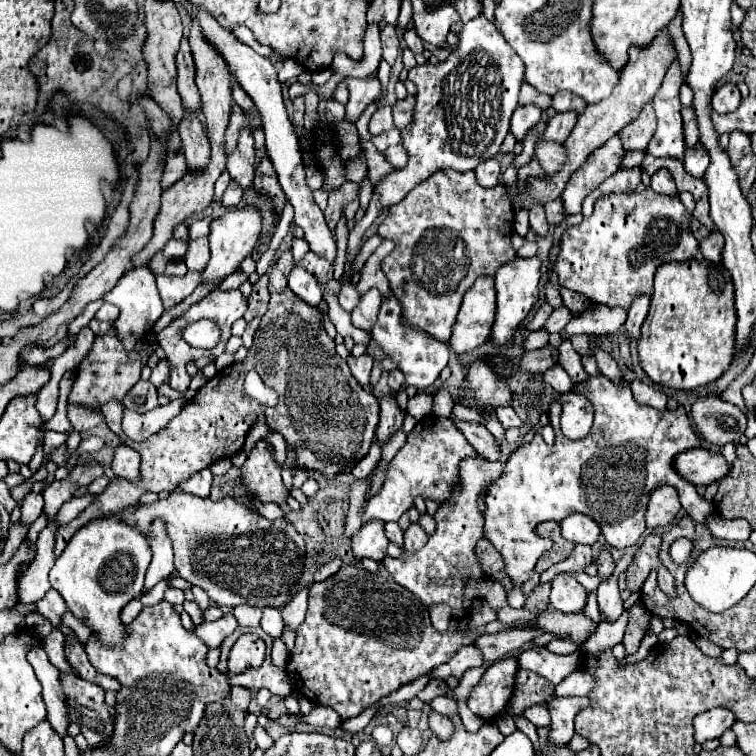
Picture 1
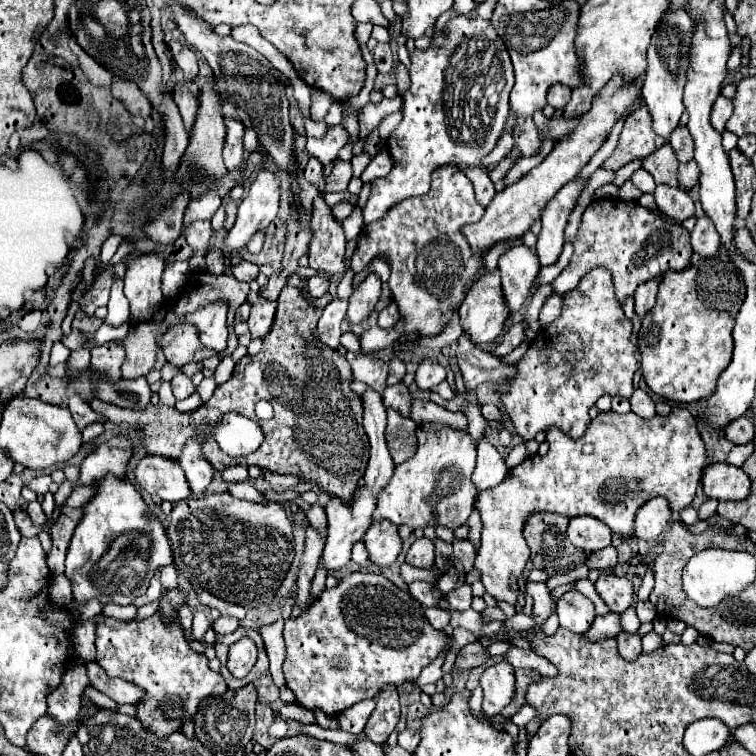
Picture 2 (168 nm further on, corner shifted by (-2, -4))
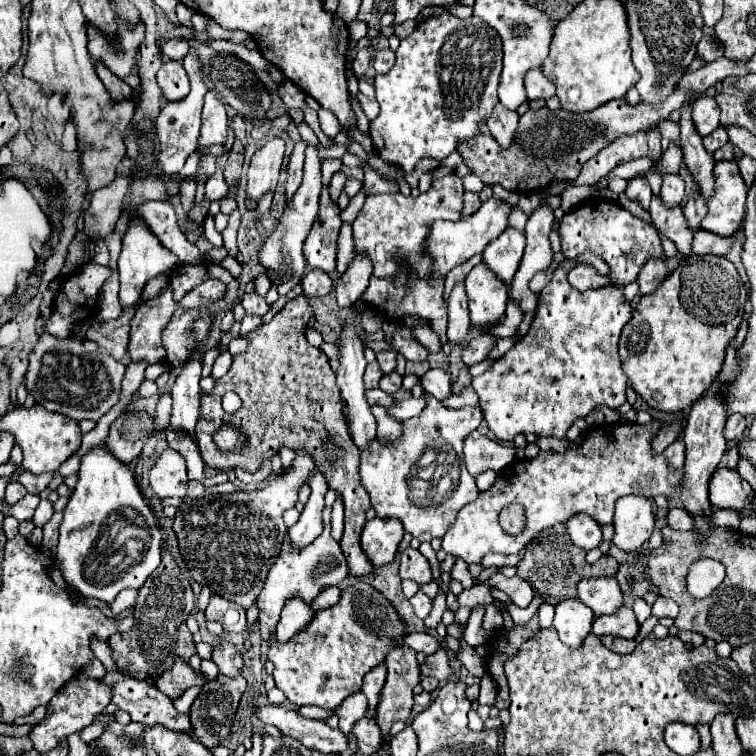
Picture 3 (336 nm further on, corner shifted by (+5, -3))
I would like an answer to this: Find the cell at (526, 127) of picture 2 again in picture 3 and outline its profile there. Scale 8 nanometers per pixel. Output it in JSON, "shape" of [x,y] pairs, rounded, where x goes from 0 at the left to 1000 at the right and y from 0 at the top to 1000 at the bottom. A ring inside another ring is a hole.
{"shape":[[[656,138],[651,146],[651,153],[646,153],[643,167],[648,172],[648,177],[656,183],[656,188],[667,196],[675,193],[677,183],[680,183],[680,172],[685,167],[685,151]]]}

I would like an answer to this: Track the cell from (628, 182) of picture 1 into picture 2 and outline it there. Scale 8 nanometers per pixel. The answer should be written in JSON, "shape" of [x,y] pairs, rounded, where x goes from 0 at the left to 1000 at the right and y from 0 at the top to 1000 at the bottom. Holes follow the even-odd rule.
{"shape":[[[843,224],[837,231],[835,231],[835,242],[848,250],[851,255],[864,255],[866,253],[866,239],[864,234],[853,226],[853,224]]]}

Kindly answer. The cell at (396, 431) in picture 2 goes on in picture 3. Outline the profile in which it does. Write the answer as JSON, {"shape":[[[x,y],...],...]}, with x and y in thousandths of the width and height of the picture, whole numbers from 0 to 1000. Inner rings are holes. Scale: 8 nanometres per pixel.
{"shape":[[[492,537],[492,548],[495,548],[497,558],[500,558],[500,577],[505,577],[508,582],[521,582],[521,579],[529,577],[532,561],[526,556],[516,553],[513,545],[511,545],[511,540]]]}

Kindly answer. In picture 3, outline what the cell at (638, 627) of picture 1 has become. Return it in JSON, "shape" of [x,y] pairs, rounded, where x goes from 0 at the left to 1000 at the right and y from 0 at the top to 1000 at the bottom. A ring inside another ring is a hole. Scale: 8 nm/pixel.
{"shape":[[[796,841],[794,847],[799,849],[802,857],[807,857],[815,865],[831,865],[841,857],[839,847],[828,847],[828,844],[817,844],[817,841]]]}

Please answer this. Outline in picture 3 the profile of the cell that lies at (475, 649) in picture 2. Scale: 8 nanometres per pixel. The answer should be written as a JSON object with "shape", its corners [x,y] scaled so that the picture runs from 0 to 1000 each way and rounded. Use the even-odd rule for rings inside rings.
{"shape":[[[577,860],[574,865],[563,868],[563,876],[556,878],[556,897],[571,894],[577,899],[593,899],[598,892],[593,870],[590,870],[590,860]]]}

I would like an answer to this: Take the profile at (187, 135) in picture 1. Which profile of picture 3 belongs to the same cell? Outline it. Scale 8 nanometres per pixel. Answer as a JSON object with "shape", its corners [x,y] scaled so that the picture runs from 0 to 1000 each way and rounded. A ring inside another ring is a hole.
{"shape":[[[220,79],[209,93],[209,114],[220,132],[241,132],[251,122],[251,106],[241,90],[241,82]]]}

